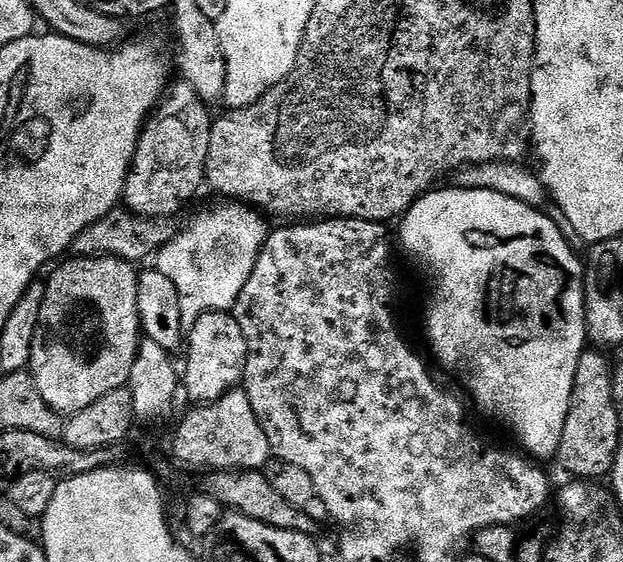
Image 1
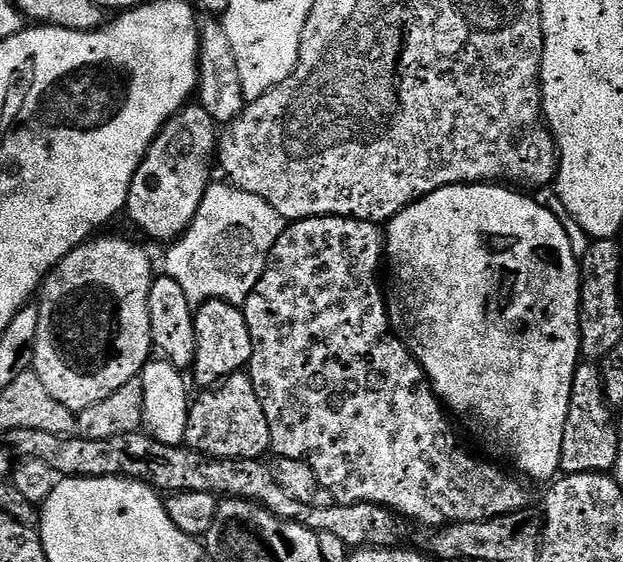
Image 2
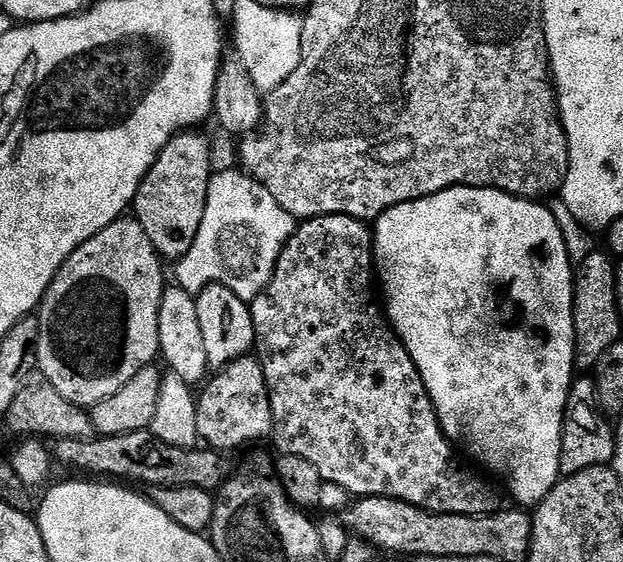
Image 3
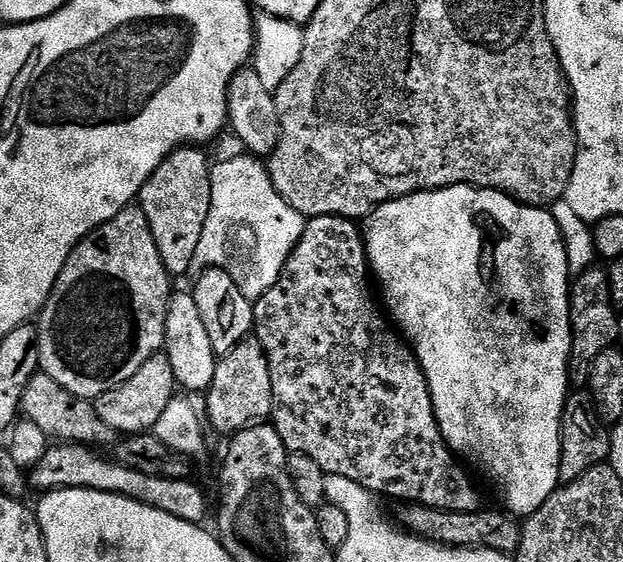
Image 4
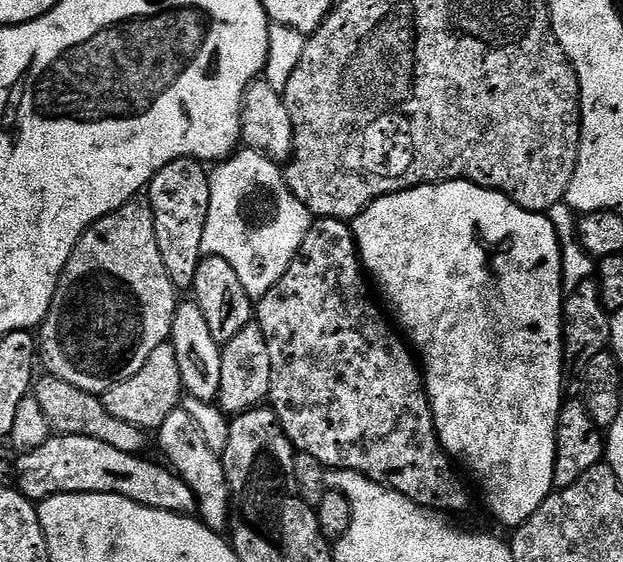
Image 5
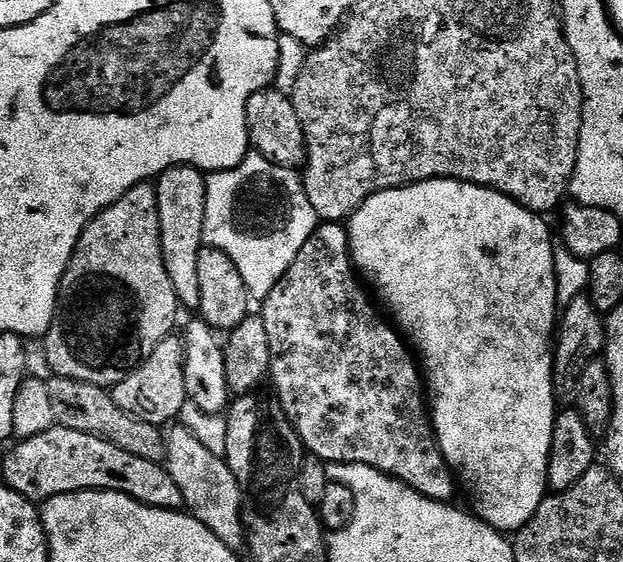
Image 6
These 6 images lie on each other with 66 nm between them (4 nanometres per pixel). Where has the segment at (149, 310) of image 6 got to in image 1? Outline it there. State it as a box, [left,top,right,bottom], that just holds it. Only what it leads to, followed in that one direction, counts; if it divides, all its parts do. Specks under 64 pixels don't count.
[30,255,142,414]

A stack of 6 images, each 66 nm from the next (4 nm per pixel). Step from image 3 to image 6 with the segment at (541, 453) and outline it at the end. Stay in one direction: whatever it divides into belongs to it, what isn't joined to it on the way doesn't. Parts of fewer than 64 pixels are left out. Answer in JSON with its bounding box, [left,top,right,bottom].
[346,180,558,534]

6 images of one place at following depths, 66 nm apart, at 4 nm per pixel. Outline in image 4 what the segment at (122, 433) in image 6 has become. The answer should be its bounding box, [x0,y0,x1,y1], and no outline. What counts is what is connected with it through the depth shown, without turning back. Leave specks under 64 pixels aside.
[20,371,118,446]

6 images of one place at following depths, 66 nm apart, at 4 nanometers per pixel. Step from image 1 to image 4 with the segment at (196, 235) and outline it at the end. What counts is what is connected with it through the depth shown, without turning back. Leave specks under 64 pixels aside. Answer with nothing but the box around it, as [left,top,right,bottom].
[192,159,306,302]

